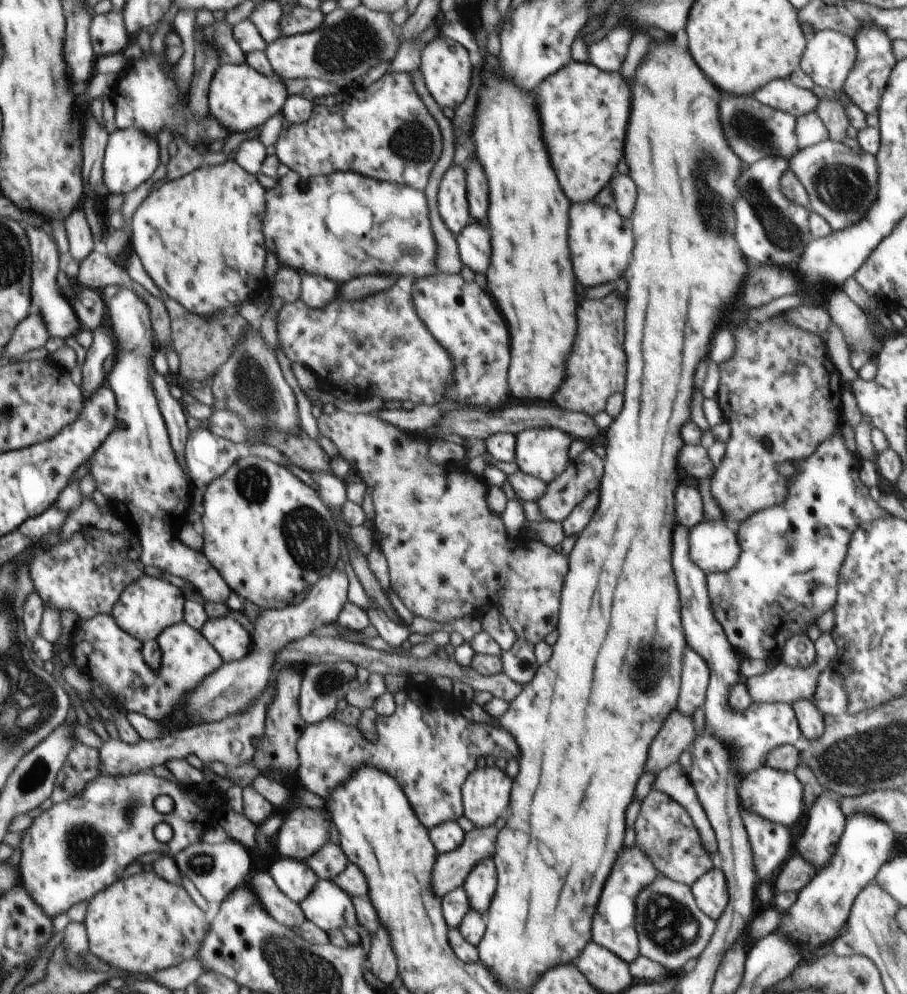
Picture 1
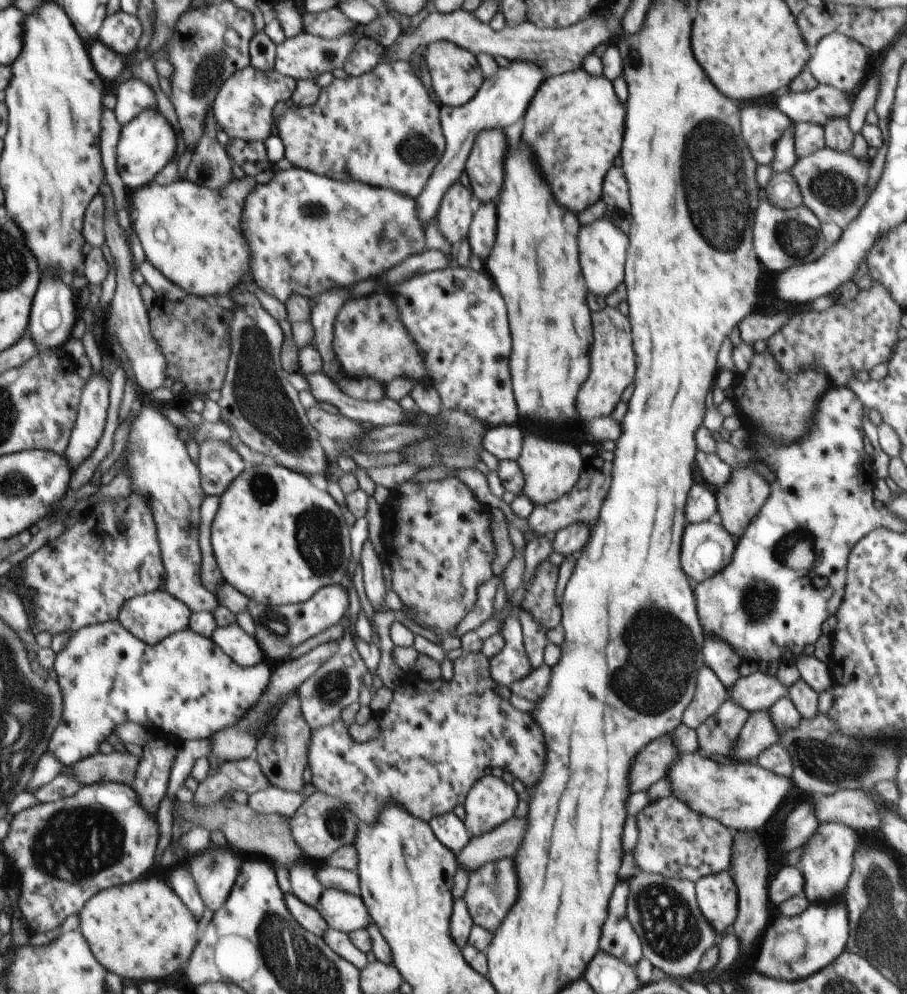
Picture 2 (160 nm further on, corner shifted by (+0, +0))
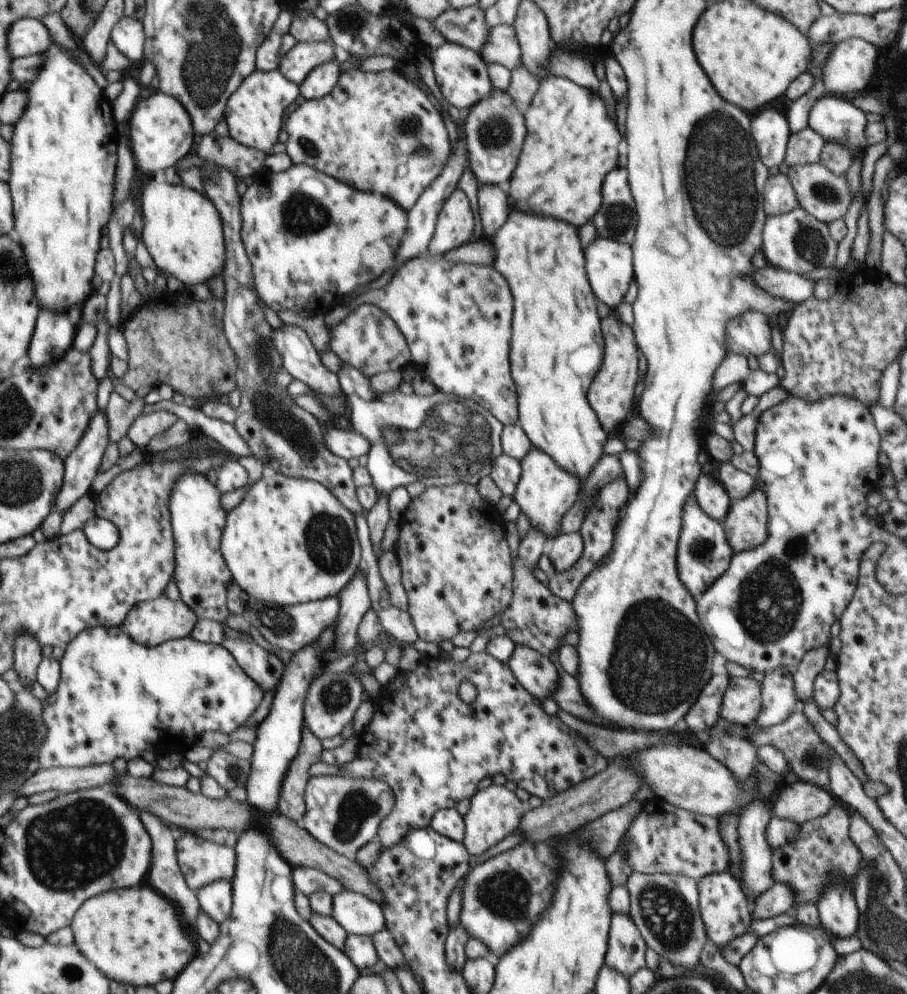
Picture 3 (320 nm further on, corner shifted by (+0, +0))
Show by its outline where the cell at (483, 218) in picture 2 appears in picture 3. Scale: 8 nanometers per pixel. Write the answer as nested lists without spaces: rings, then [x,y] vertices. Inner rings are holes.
[[[480,184],[477,197],[483,230],[488,236],[492,236],[494,230],[500,228],[508,218],[508,198],[498,186]]]

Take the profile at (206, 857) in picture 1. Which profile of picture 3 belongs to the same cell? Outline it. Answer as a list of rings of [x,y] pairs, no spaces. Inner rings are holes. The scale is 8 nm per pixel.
[[[216,881],[196,891],[201,910],[218,924],[224,922],[233,907],[232,885],[230,881]]]

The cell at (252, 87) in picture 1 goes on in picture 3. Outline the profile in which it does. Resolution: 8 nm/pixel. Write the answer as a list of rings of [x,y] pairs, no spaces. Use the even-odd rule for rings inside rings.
[[[255,69],[227,100],[223,118],[227,122],[229,135],[244,146],[270,154],[282,130],[284,110],[298,98],[299,94],[301,94],[299,86],[284,78],[278,69],[273,71]]]

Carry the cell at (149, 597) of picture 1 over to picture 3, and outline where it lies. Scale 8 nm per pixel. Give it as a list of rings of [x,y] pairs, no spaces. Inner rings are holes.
[[[162,595],[152,601],[139,603],[130,609],[121,628],[126,631],[132,640],[147,647],[155,647],[172,639],[190,637],[197,623],[196,613],[181,599],[172,600]]]

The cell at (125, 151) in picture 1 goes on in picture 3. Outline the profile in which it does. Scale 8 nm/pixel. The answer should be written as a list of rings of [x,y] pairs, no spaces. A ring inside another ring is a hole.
[[[156,92],[149,98],[139,98],[126,123],[126,135],[137,164],[137,170],[160,177],[169,166],[175,166],[186,155],[194,151],[197,140],[193,122],[184,105],[173,96]]]

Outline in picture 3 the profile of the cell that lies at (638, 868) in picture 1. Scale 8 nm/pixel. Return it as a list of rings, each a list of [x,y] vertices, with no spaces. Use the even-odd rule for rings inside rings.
[[[614,914],[605,965],[630,978],[641,969],[647,968],[646,948],[647,944],[631,917]]]

